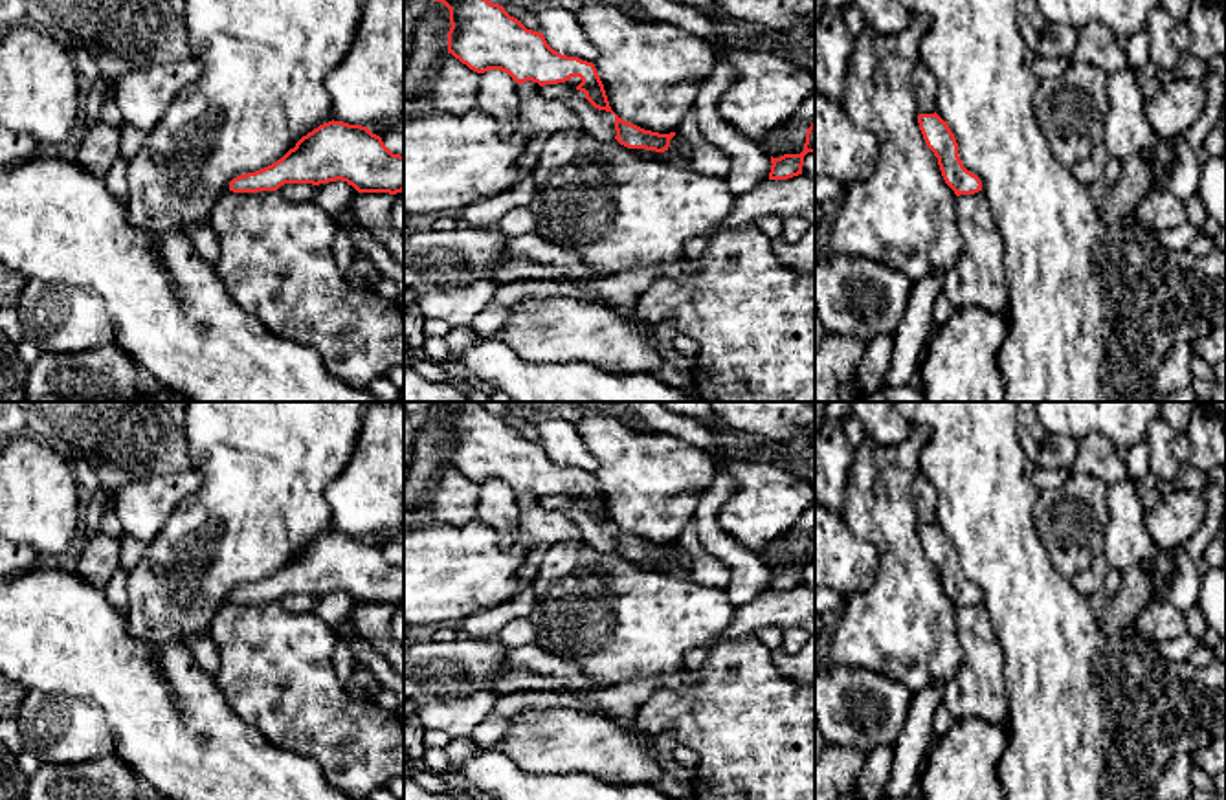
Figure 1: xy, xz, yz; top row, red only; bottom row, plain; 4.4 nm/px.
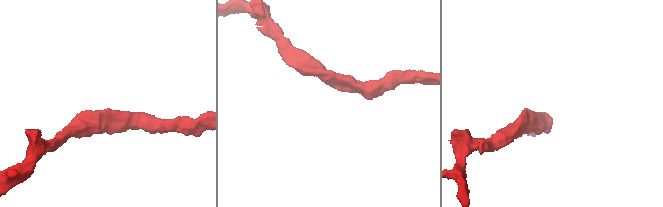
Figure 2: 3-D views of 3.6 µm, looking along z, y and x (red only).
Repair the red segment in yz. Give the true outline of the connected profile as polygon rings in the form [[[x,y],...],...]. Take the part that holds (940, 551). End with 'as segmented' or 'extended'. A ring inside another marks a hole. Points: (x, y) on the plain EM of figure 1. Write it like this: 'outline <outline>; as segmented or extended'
outline [[[934,523],[920,525],[918,534],[927,558],[938,569],[945,594],[954,602],[954,606],[975,606],[982,602],[980,589],[964,578],[958,567],[956,549],[947,532]]]; as segmented

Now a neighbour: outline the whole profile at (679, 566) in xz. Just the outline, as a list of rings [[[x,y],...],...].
[[[677,545],[670,550],[670,558],[664,563],[633,560],[639,569],[661,572],[677,580],[692,580],[692,560],[685,549]]]

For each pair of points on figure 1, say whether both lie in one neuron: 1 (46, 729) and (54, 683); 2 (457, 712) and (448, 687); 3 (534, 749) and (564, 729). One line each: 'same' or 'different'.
1: different
2: different
3: same

